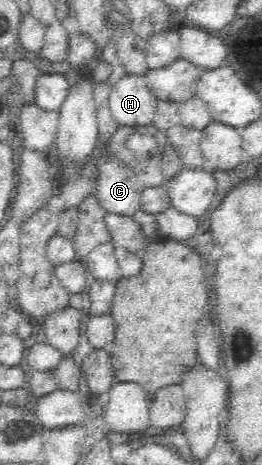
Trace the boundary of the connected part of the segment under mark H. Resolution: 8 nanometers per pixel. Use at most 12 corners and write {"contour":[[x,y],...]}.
{"contour":[[120,74],[108,110],[119,127],[151,124],[157,100],[144,76]]}

